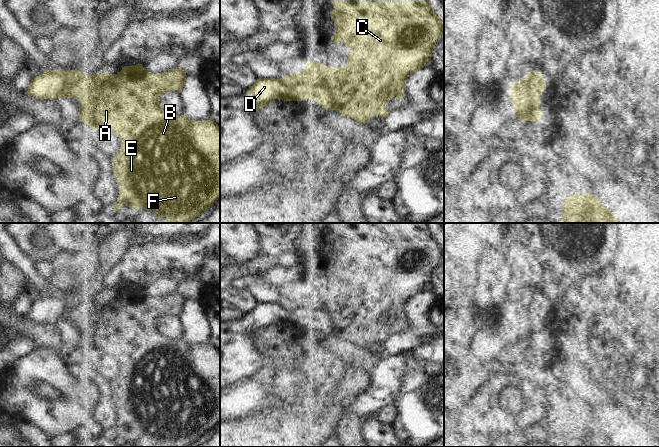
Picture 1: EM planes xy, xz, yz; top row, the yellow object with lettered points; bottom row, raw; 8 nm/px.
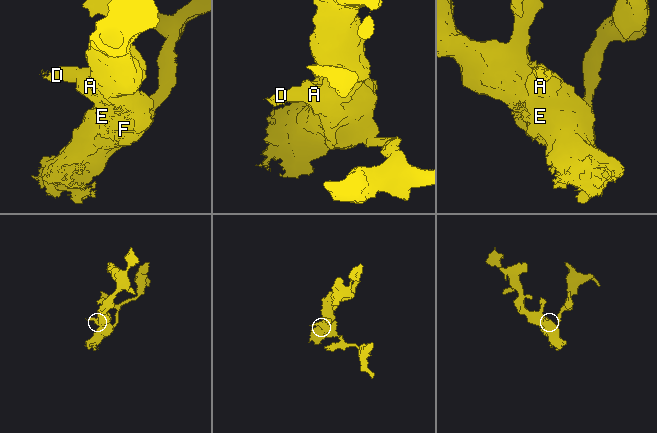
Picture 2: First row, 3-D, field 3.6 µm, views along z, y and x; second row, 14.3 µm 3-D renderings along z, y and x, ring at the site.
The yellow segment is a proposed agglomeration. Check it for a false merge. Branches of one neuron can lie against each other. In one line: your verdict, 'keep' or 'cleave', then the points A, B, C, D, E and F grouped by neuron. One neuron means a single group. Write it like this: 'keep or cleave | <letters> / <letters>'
cleave | A B C E F / D

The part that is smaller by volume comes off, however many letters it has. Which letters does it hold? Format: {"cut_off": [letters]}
{"cut_off": ["D"]}

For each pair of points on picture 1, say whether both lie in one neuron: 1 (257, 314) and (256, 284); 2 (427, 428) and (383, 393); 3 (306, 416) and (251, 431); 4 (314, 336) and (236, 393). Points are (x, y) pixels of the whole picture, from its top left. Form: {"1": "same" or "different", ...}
{"1": "different", "2": "different", "3": "same", "4": "same"}

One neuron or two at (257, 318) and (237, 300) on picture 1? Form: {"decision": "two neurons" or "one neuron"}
{"decision": "two neurons"}

